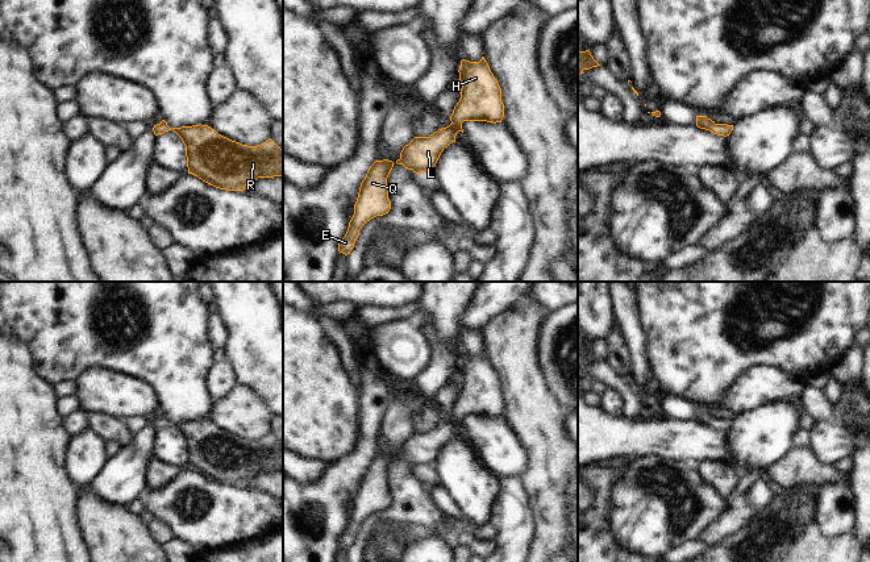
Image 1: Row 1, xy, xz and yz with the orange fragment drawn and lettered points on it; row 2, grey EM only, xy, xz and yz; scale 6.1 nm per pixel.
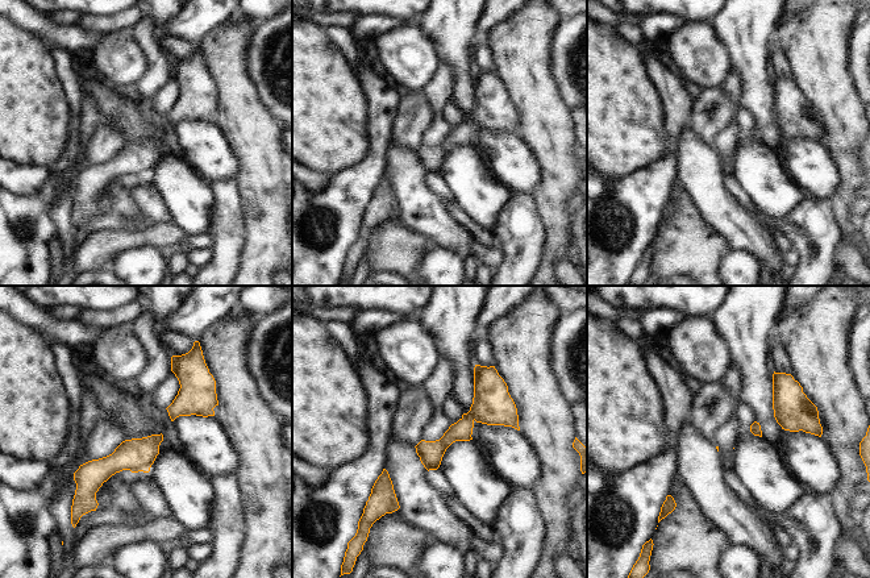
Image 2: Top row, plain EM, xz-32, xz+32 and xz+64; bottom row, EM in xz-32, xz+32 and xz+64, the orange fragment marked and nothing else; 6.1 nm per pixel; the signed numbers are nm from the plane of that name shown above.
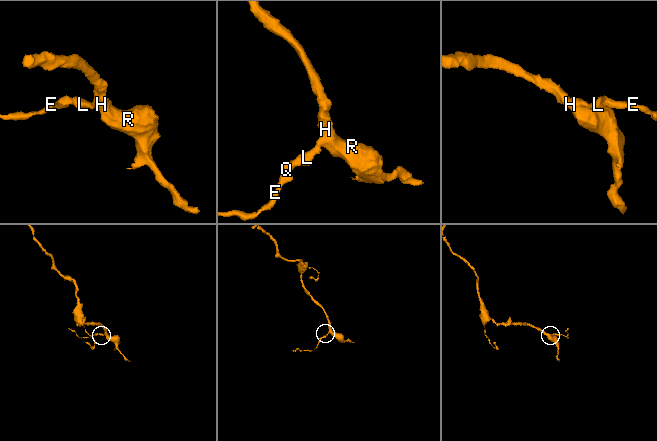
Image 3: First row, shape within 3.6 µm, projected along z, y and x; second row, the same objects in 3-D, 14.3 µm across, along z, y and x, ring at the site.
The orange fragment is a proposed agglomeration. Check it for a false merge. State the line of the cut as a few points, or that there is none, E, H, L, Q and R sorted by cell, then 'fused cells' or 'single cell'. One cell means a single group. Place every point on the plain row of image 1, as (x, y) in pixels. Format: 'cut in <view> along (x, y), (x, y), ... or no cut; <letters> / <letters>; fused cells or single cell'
no cut; E H L Q R; single cell

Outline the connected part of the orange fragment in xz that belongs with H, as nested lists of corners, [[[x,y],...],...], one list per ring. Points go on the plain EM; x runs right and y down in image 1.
[[[484,351],[479,357],[462,354],[458,367],[462,378],[461,394],[450,411],[451,419],[429,432],[415,432],[403,442],[397,459],[416,469],[432,466],[444,444],[455,437],[458,426],[463,428],[463,416],[501,417],[501,383]]]

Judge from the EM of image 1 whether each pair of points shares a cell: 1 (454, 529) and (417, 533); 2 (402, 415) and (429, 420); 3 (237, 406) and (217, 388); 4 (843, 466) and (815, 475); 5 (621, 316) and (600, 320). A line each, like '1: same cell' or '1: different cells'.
1: same cell
2: different cells
3: different cells
4: different cells
5: different cells

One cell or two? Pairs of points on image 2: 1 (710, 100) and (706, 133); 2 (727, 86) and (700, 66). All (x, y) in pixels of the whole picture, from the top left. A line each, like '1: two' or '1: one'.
1: one
2: two

